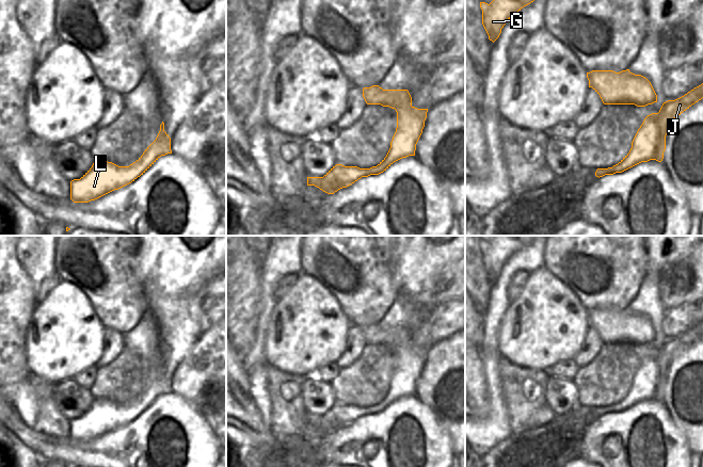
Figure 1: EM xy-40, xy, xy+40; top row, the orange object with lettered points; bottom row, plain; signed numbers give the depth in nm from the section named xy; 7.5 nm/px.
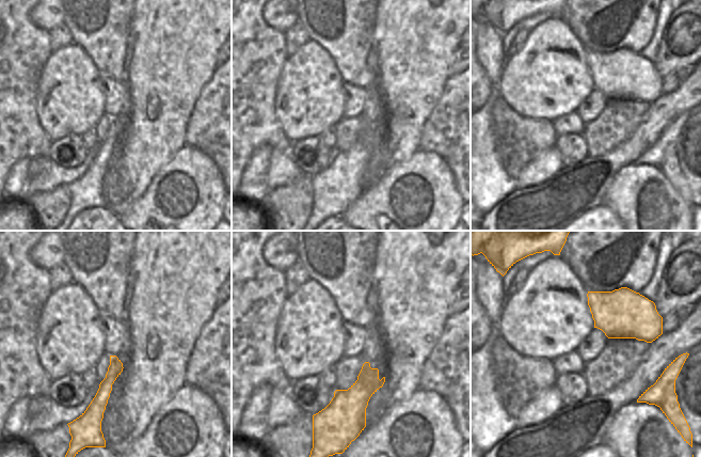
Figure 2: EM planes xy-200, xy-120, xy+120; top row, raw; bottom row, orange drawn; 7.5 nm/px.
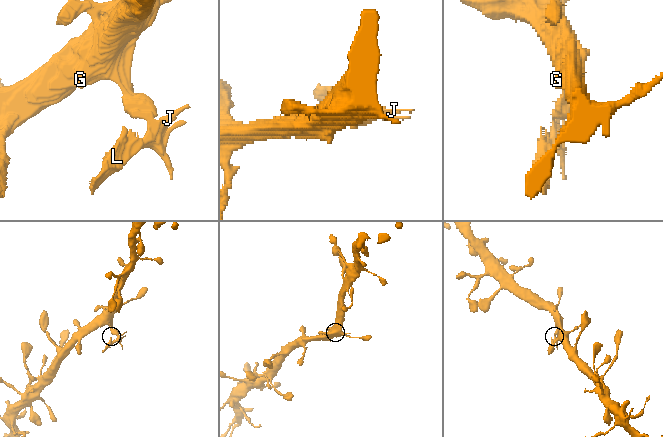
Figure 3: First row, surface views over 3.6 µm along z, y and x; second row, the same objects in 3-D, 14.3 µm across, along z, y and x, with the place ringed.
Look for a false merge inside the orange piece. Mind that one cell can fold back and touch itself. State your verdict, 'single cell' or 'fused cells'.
fused cells

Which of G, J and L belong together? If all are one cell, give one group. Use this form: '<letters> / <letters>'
G / J L

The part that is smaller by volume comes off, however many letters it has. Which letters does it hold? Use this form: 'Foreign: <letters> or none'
Foreign: J, L.

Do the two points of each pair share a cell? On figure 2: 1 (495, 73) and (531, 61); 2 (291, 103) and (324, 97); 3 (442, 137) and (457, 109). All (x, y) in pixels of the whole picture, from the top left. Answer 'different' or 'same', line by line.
1: different
2: same
3: same

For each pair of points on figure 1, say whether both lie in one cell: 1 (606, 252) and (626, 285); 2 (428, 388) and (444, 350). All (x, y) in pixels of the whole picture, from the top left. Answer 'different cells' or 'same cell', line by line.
1: same cell
2: same cell

